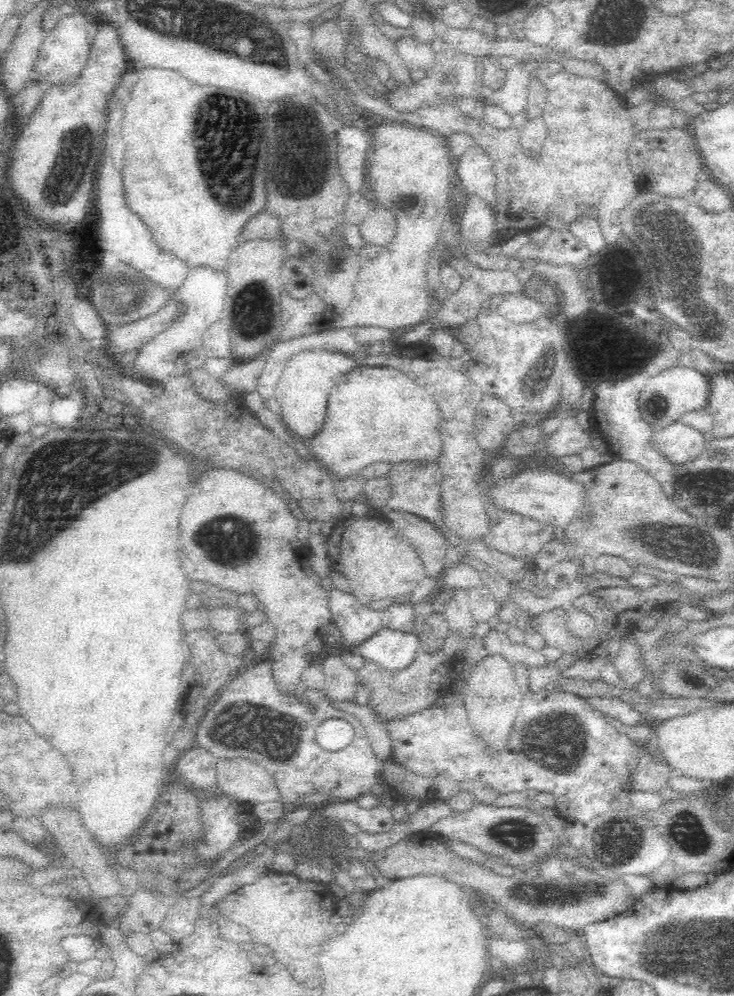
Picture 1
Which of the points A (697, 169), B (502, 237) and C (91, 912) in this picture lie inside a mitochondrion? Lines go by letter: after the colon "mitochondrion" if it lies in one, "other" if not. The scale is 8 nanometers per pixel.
A: other
B: other
C: other

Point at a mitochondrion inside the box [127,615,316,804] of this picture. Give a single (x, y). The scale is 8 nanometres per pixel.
(255, 727)

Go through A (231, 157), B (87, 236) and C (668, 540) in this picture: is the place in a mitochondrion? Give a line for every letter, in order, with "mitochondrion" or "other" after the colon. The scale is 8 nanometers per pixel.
A: mitochondrion
B: other
C: mitochondrion

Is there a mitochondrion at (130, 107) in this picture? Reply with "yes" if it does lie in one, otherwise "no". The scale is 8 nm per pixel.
no

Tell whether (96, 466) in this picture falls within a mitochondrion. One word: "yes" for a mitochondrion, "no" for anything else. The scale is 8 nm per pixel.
yes

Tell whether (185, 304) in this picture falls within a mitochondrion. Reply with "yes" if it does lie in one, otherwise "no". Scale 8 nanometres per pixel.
no

